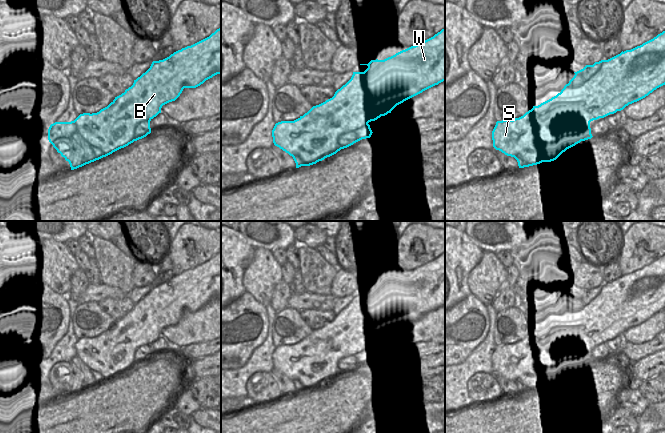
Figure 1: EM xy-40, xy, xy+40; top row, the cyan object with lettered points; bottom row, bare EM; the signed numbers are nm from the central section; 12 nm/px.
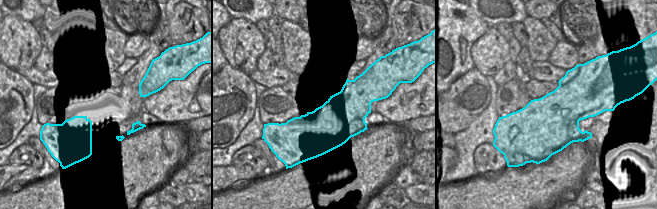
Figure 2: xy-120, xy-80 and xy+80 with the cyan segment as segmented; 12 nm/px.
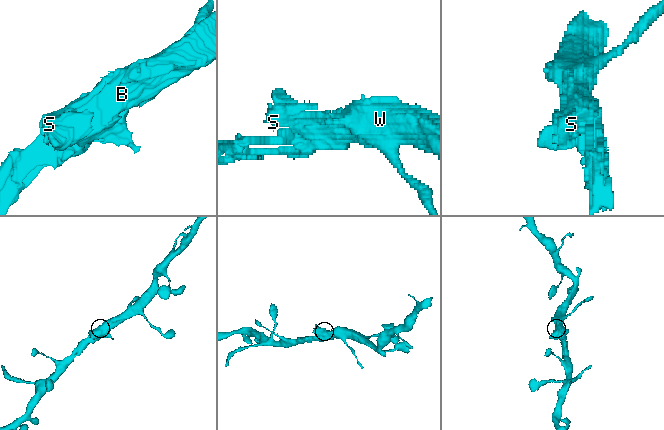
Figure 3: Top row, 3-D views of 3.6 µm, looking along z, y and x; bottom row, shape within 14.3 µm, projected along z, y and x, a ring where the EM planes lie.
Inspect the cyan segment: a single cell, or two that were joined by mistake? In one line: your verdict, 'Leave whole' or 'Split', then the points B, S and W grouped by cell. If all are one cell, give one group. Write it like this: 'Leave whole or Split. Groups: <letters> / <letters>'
Leave whole. Groups: B S W.

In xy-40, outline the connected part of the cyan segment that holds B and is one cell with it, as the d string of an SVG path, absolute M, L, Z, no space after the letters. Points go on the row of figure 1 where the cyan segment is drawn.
M221 27L209 37L171 54L169 57L153 61L150 68L134 80L131 87L97 113L80 114L71 122L55 122L48 129L48 140L69 162L71 170L106 157L151 133L150 121L161 113L163 105L175 101L184 88L196 88L213 76L221 74Z

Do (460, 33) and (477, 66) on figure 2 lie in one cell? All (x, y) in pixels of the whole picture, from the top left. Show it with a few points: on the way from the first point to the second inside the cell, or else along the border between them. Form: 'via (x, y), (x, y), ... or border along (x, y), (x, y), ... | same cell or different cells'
border along (486, 31), (460, 50), (462, 67) | different cells

